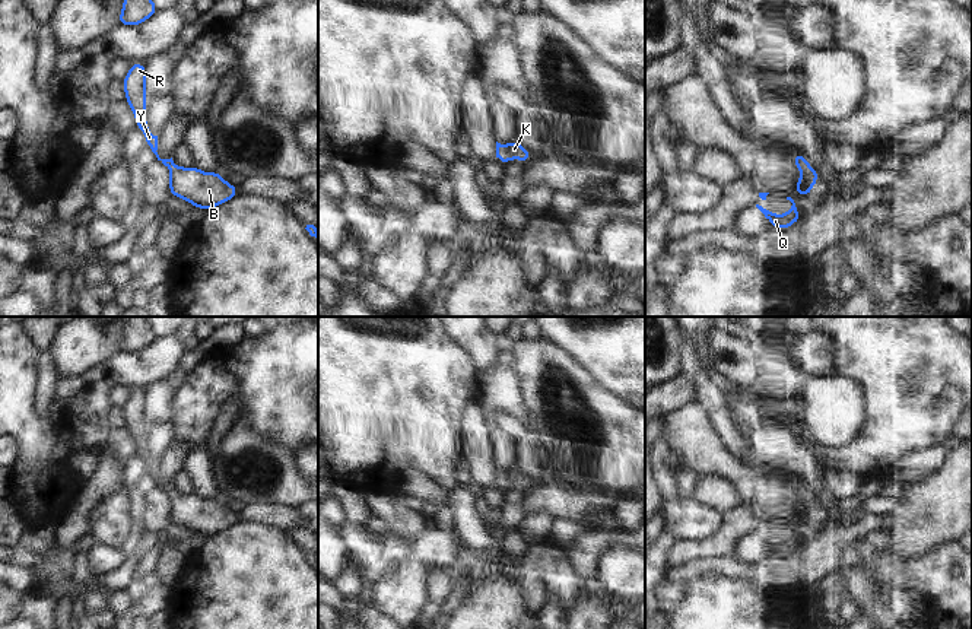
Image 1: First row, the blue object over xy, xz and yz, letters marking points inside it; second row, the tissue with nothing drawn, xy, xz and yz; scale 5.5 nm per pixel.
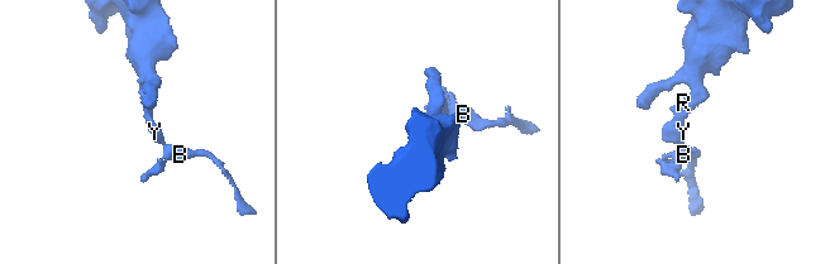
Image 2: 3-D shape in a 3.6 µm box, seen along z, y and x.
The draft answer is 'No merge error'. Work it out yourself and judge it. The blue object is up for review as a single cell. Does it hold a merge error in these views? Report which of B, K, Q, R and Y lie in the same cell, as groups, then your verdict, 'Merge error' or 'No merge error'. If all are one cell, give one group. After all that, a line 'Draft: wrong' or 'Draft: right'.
Groups: B K Q R Y. No merge error.
Draft: right

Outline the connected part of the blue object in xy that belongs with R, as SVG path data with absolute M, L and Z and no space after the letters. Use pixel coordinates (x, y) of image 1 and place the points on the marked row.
M133 63L123 79L126 102L131 108L136 127L144 134L146 146L152 149L158 161L169 168L169 194L185 200L201 210L212 210L235 196L238 187L223 180L219 172L204 172L196 166L177 166L171 159L161 159L158 155L158 136L150 133L146 121L146 66Z

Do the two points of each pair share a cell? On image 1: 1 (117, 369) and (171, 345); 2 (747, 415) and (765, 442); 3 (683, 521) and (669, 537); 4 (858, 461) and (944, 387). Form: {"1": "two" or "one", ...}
{"1": "one", "2": "one", "3": "two", "4": "one"}

